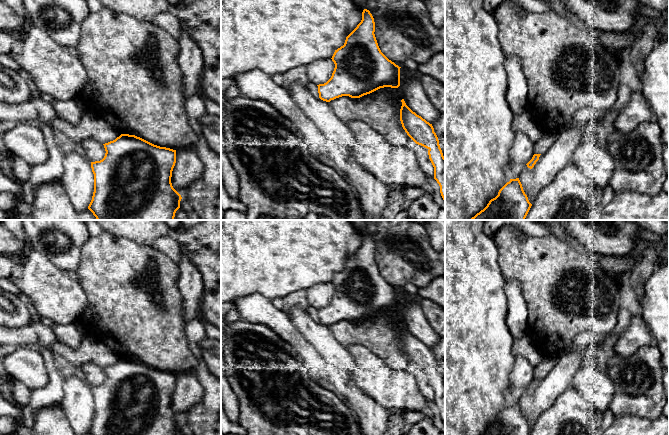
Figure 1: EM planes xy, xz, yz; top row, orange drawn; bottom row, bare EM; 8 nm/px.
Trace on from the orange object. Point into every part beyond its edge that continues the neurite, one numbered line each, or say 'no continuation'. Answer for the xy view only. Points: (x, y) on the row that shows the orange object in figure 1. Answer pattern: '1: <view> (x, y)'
no continuation

